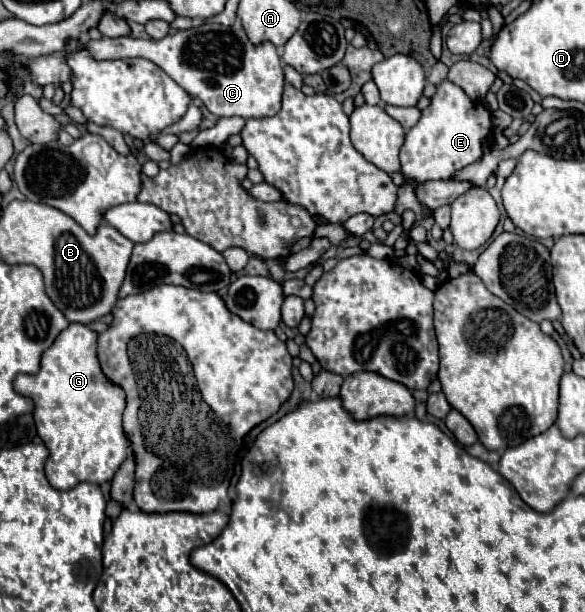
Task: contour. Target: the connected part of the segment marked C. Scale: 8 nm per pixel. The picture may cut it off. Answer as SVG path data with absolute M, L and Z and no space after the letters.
M204 23L186 31L166 35L164 39L136 39L126 37L102 37L100 41L80 43L80 47L90 47L94 59L126 59L144 57L162 67L180 87L190 95L202 99L204 107L218 117L270 117L280 111L280 97L284 87L282 63L276 47L270 41L260 45L250 43L244 27L240 23L224 27L218 23Z

